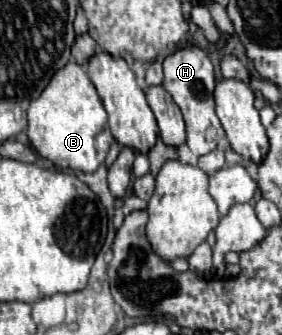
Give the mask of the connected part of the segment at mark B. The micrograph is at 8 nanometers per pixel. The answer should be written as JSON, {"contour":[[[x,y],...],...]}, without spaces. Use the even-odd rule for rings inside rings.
{"contour":[[[68,62],[52,76],[46,90],[28,108],[26,134],[32,148],[56,168],[96,172],[96,168],[106,160],[114,138],[108,132],[108,114],[104,104],[84,66]]]}

